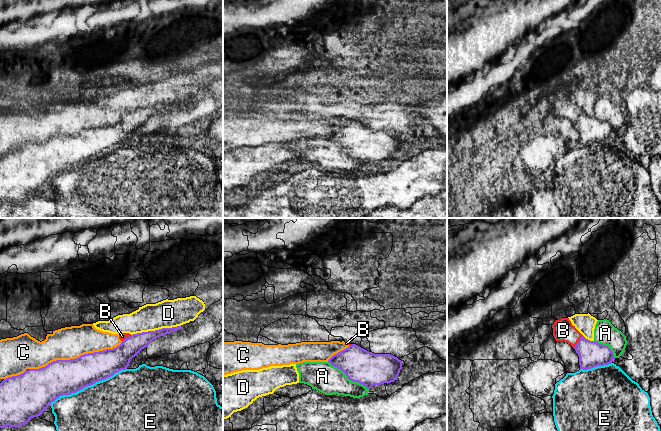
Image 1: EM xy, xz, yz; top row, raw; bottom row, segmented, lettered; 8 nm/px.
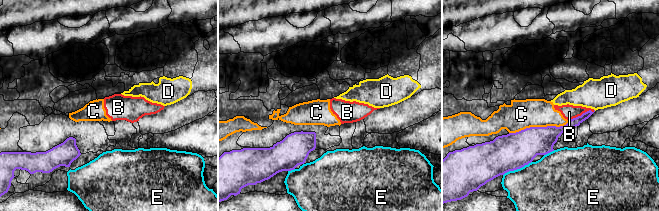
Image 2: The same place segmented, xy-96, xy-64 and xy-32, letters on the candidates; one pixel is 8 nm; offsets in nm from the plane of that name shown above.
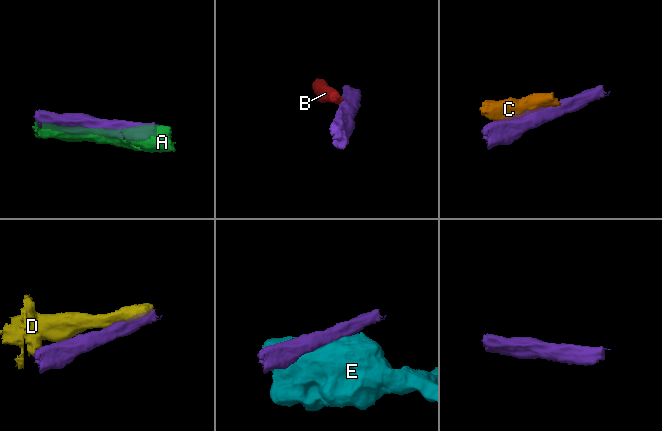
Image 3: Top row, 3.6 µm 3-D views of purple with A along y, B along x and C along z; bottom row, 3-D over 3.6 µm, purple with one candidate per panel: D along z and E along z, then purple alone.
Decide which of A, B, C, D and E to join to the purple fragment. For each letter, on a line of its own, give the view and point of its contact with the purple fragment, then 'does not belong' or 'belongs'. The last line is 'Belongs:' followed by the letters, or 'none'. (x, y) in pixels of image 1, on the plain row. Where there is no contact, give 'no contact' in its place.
A: xz (348, 154) | does not belong
B: yz (578, 117) | does not belong
C: xy (75, 134) | does not belong
D: xy (155, 106) | does not belong
E: xy (87, 161) | does not belong
Belongs: none

